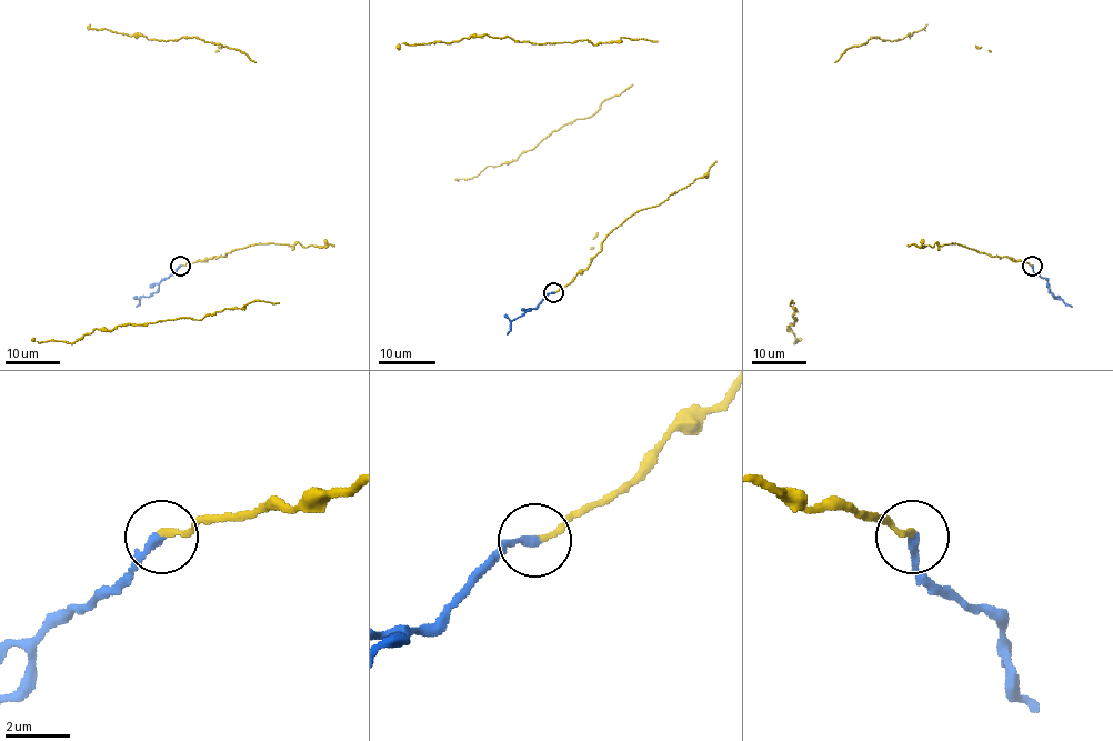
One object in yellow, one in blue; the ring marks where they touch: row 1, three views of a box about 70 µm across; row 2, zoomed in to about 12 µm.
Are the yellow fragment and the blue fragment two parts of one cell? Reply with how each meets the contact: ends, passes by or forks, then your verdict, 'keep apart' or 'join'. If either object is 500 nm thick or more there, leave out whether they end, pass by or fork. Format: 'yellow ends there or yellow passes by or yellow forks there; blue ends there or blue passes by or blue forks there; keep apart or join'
yellow ends there; blue ends there; join

